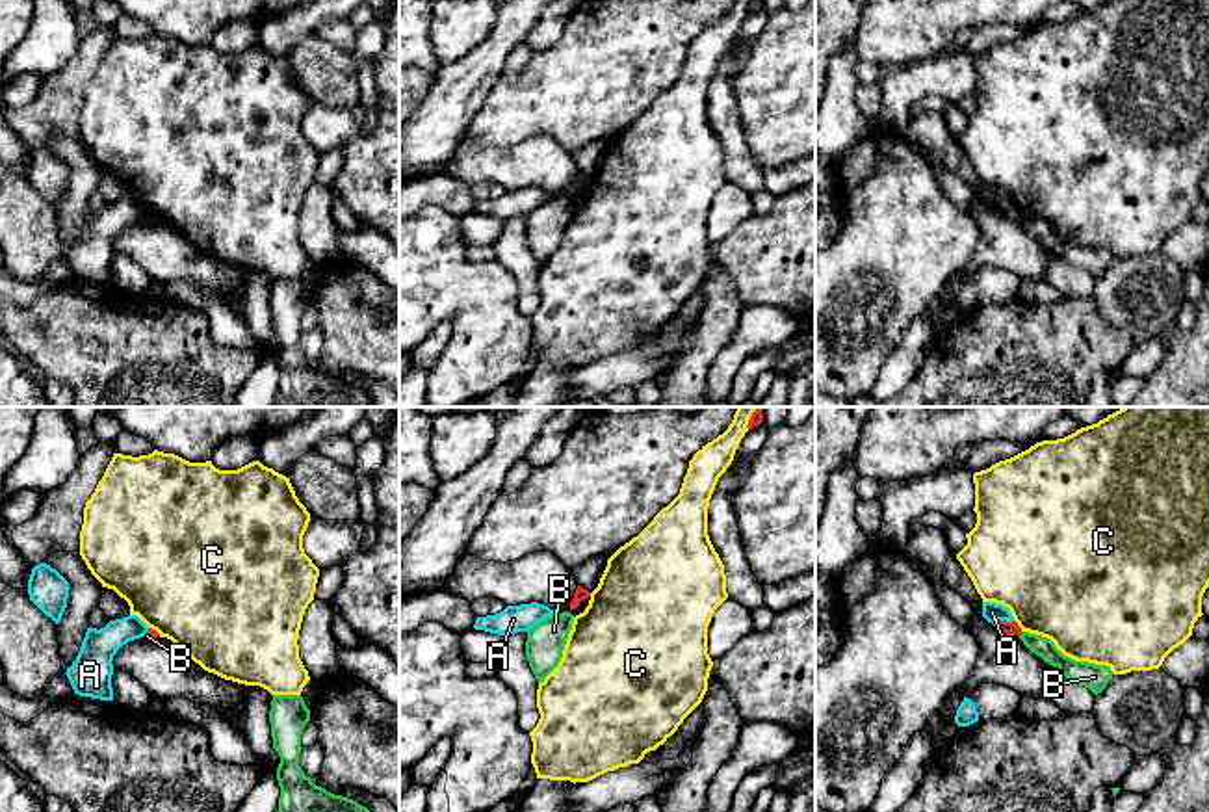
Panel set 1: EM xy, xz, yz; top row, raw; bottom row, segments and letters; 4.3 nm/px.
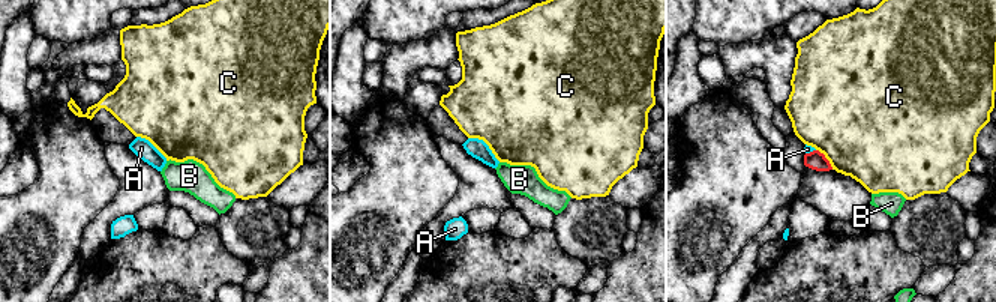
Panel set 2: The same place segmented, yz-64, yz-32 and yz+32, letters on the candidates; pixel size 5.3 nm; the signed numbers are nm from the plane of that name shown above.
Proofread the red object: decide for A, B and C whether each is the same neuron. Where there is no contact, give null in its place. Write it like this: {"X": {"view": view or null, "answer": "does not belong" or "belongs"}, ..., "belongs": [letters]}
{"A": {"view": "yz", "answer": "does not belong"}, "B": {"view": "yz", "answer": "does not belong"}, "C": {"view": "yz", "answer": "does not belong"}, "belongs": []}

